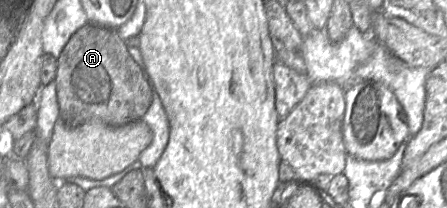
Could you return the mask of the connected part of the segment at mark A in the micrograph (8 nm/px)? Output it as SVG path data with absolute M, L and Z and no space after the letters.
M87 23L76 30L57 58L55 76L59 117L68 126L102 122L108 126L137 120L148 110L152 91L116 29Z

